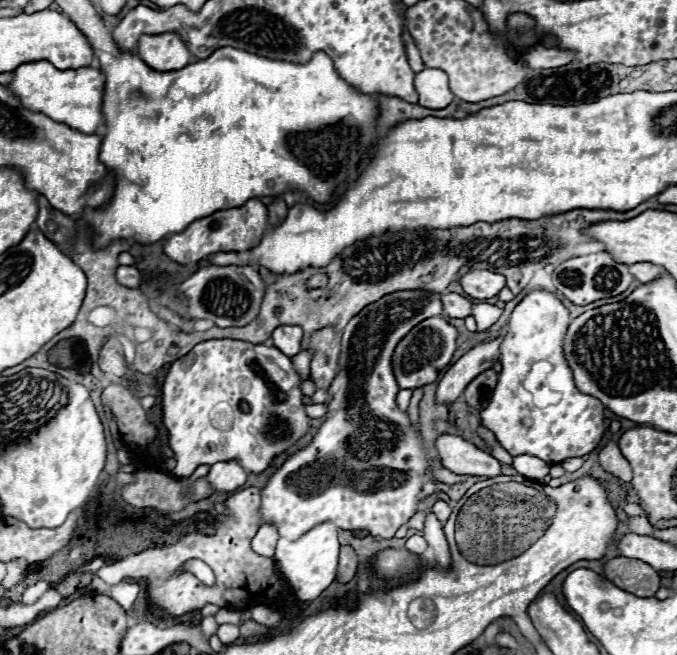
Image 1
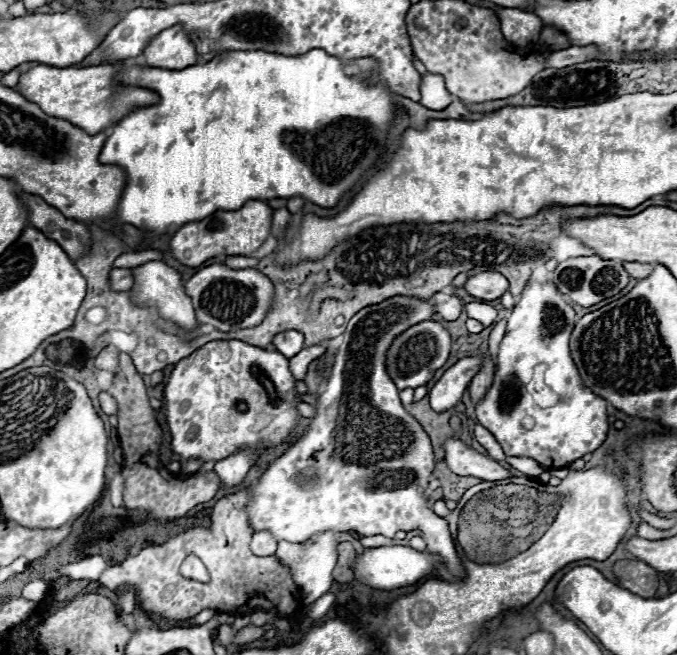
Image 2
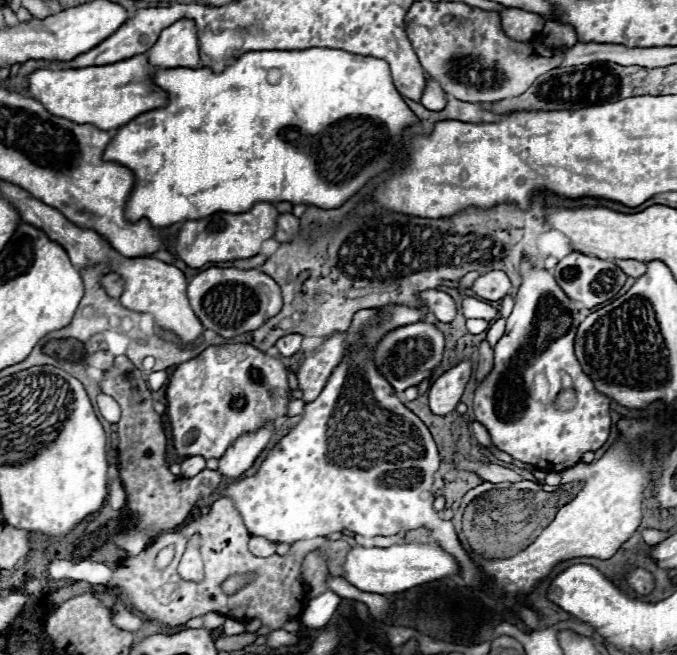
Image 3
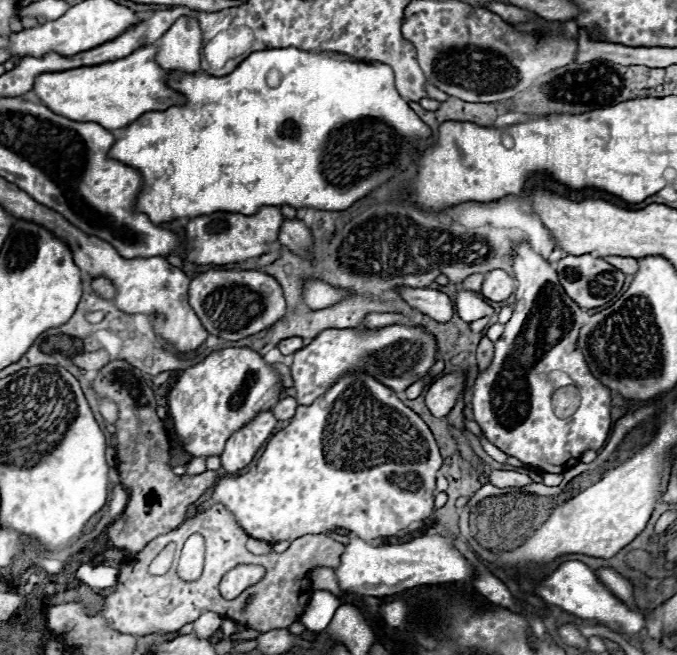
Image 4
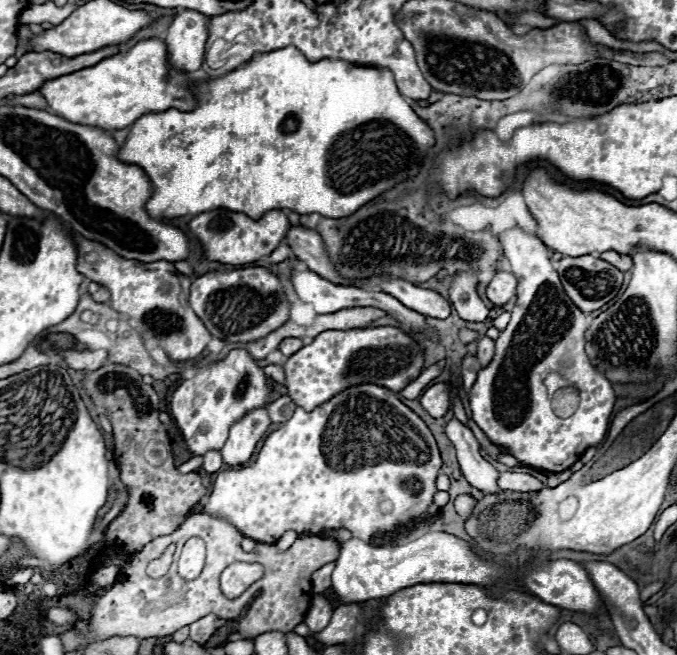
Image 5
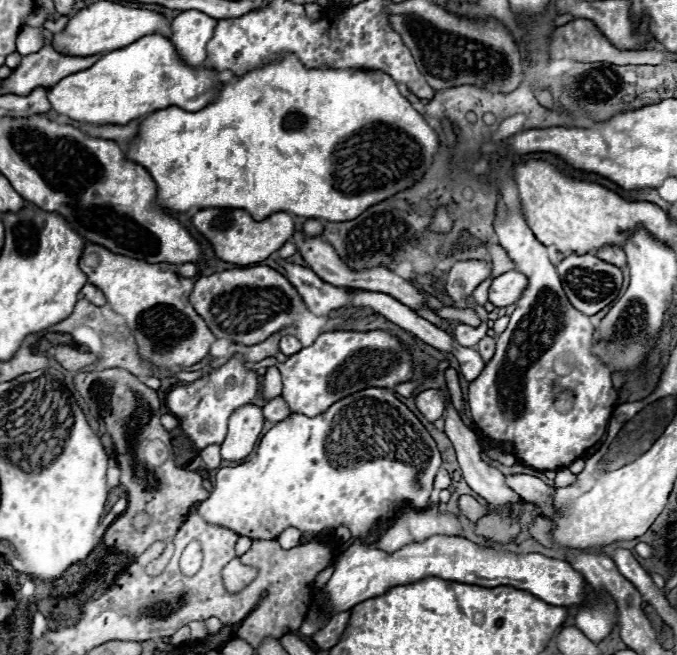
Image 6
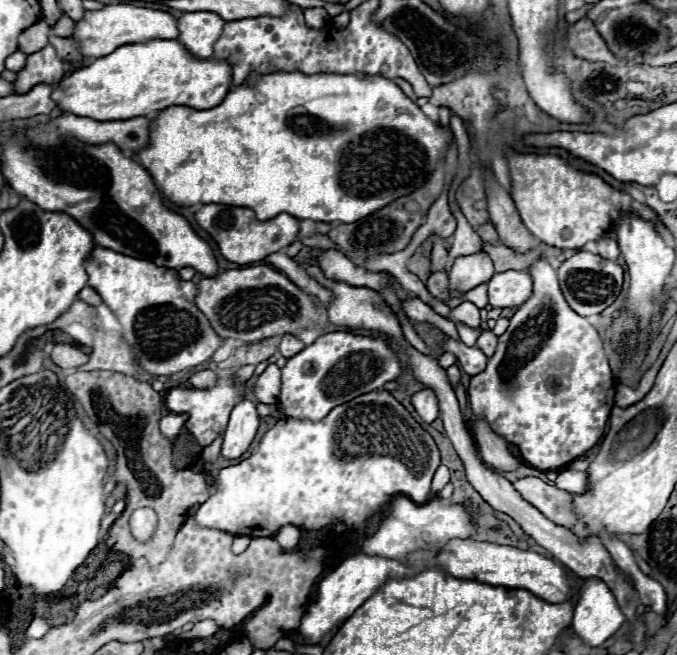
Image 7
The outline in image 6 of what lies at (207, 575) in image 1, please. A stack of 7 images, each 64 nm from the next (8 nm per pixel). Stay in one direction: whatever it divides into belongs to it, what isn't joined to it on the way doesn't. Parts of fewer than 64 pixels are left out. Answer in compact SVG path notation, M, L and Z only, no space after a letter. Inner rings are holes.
M190 542L190 546L186 546L186 550L182 552L180 558L180 570L186 576L194 576L202 566L202 548L198 542Z

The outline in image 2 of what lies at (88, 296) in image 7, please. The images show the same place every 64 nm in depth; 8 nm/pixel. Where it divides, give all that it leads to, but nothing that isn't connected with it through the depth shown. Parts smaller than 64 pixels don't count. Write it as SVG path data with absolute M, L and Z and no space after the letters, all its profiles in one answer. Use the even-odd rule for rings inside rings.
M114 268L110 272L110 284L114 290L130 290L134 284L134 276L130 268Z

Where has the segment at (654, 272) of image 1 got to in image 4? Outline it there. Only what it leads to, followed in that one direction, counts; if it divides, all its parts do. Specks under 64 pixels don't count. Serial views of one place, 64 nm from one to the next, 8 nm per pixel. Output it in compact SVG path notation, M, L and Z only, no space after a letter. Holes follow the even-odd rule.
M606 256L606 262L622 270L624 274L636 274L638 272L638 260L636 258L620 258L620 256Z

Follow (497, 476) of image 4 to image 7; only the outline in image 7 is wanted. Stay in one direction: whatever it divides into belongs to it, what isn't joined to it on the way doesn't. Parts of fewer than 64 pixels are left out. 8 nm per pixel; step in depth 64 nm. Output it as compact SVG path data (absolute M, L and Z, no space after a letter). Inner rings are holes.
M532 476L516 480L514 488L522 494L522 498L526 498L526 502L536 506L546 518L554 520L558 526L572 528L576 524L570 494L566 494L564 490L558 490L556 486L550 486L540 478Z

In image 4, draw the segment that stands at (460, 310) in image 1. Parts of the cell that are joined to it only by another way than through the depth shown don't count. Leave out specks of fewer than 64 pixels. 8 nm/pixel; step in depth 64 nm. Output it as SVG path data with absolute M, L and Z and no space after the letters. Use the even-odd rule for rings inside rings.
M400 288L400 296L420 312L432 316L436 322L448 322L452 318L452 300L438 290L414 290L414 288Z

